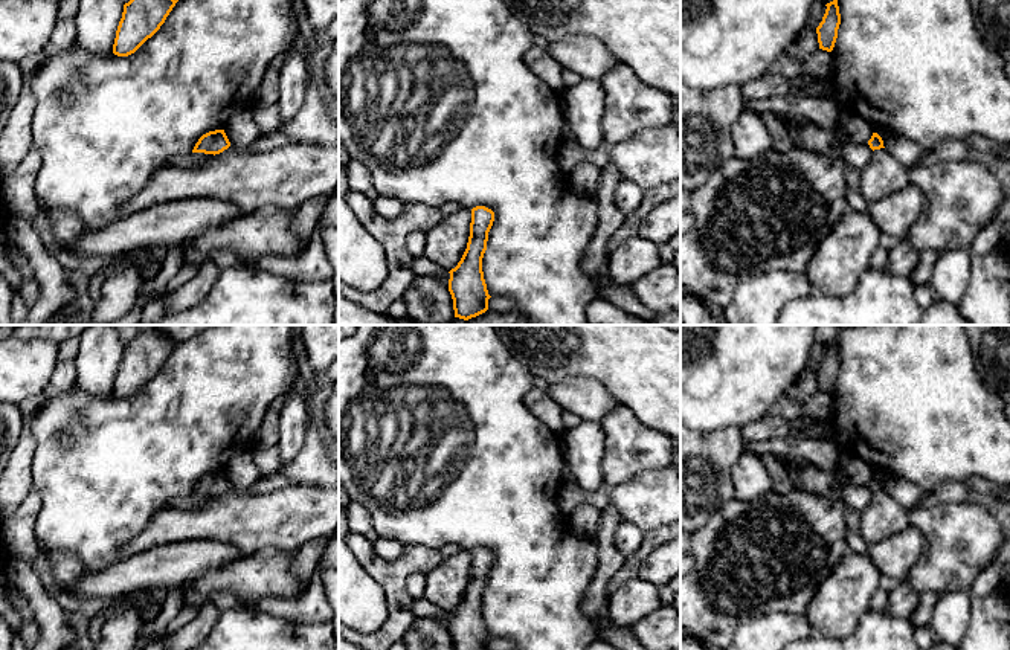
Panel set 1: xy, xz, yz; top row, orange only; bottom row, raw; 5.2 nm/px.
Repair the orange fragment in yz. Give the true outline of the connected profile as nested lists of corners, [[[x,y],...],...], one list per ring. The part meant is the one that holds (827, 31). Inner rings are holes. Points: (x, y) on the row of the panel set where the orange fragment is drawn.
[[[833,0],[825,5],[825,14],[822,21],[816,27],[819,49],[831,52],[838,38],[838,29],[841,24],[841,14],[838,0]]]

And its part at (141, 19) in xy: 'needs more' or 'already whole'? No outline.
already whole

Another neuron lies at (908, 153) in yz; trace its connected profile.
[[[879,125],[871,127],[873,133],[882,137],[885,150],[896,156],[906,168],[912,166],[925,156],[926,150],[918,143],[906,140],[888,128]]]

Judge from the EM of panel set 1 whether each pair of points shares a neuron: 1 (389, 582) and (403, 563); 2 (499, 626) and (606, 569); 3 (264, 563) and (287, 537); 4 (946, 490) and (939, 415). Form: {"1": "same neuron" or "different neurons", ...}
{"1": "same neuron", "2": "different neurons", "3": "different neurons", "4": "different neurons"}

